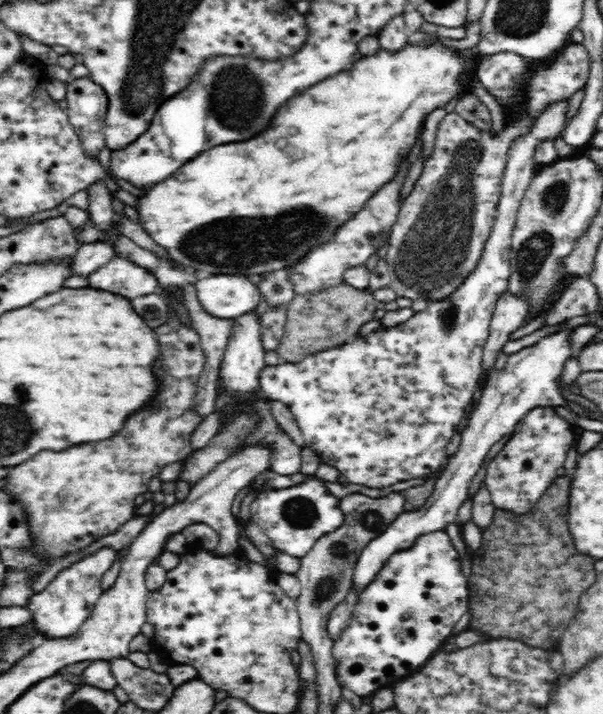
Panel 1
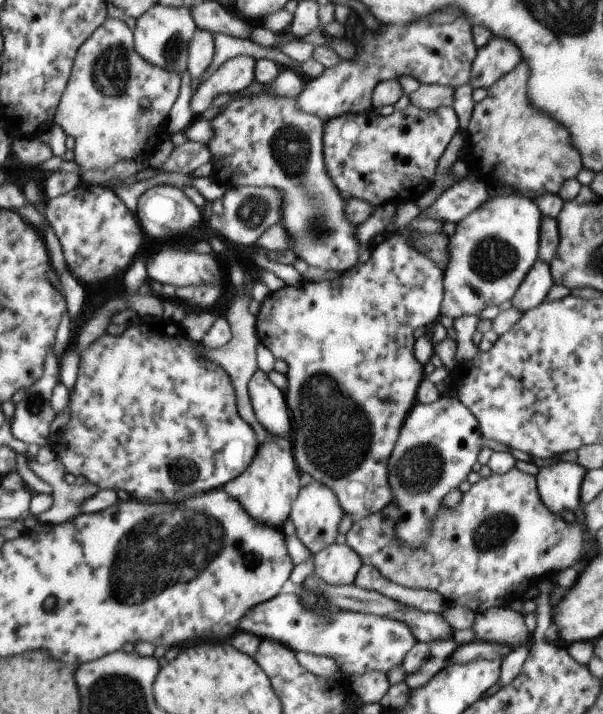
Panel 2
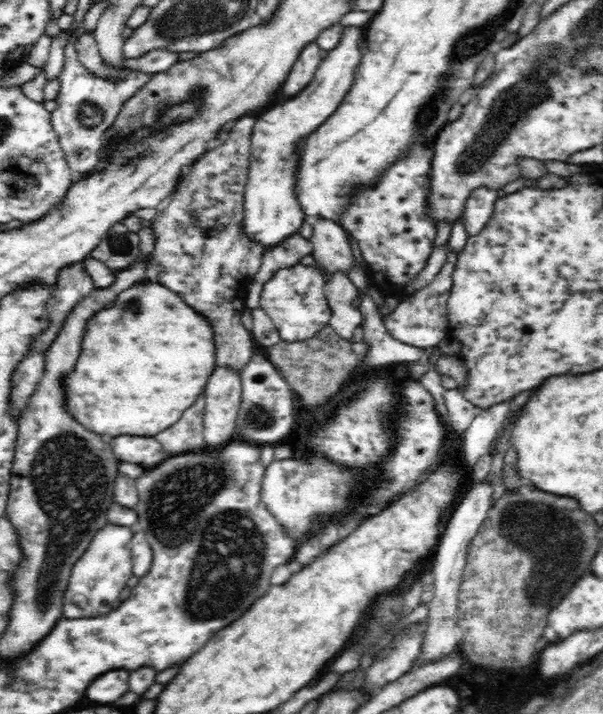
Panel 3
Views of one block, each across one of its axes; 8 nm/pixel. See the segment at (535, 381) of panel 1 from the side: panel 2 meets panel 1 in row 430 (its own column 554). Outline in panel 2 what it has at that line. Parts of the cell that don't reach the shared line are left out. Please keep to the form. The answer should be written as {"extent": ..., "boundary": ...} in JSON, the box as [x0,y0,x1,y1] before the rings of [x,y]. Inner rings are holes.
{"extent":[534,460,586,515],"boundary":[[[558,460],[549,466],[539,467],[534,475],[537,479],[538,494],[542,502],[555,515],[559,515],[561,510],[574,512],[581,504],[581,484],[585,480],[586,470],[576,462]]]}

